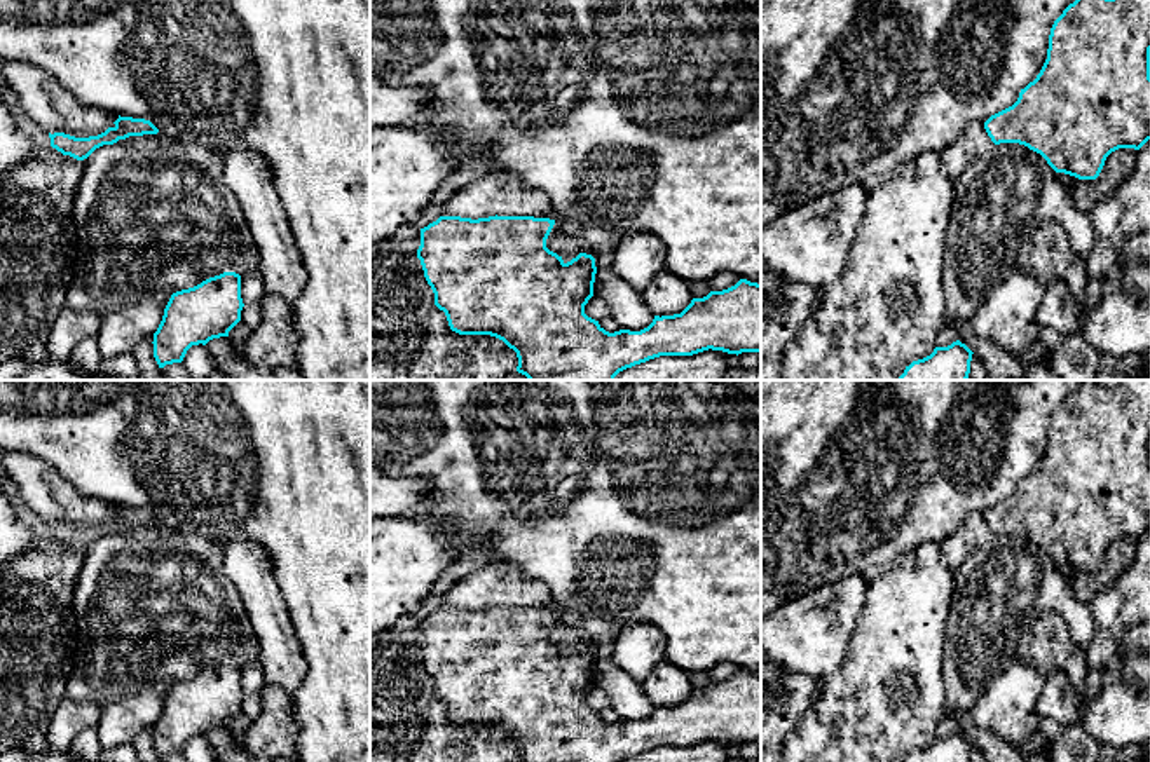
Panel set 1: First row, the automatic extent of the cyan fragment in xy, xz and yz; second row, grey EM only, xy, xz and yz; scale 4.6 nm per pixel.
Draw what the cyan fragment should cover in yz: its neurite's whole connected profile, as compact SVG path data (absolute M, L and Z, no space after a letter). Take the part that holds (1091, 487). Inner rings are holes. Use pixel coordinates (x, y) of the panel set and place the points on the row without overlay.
M1082 380L1080 387L1054 412L1049 425L1047 450L1037 469L1021 480L1012 497L991 506L984 513L984 520L995 535L1024 535L1040 544L1056 563L1064 563L1078 570L1096 570L1106 548L1119 539L1140 541L1150 530L1150 380L1120 380L1113 389L1101 387L1094 380Z

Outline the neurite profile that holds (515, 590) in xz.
M506 563L473 570L442 598L442 607L478 610L496 605L555 610L555 600L543 582L527 579Z

